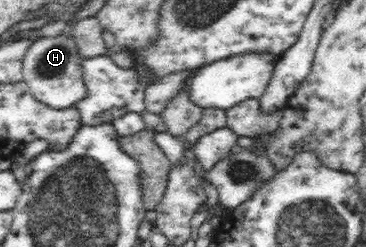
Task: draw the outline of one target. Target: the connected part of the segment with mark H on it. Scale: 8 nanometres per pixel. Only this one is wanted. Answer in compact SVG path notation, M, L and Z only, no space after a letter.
M71 32L42 36L31 42L22 59L23 81L30 87L35 100L51 108L64 109L76 105L87 95L82 74L82 57L76 38Z

